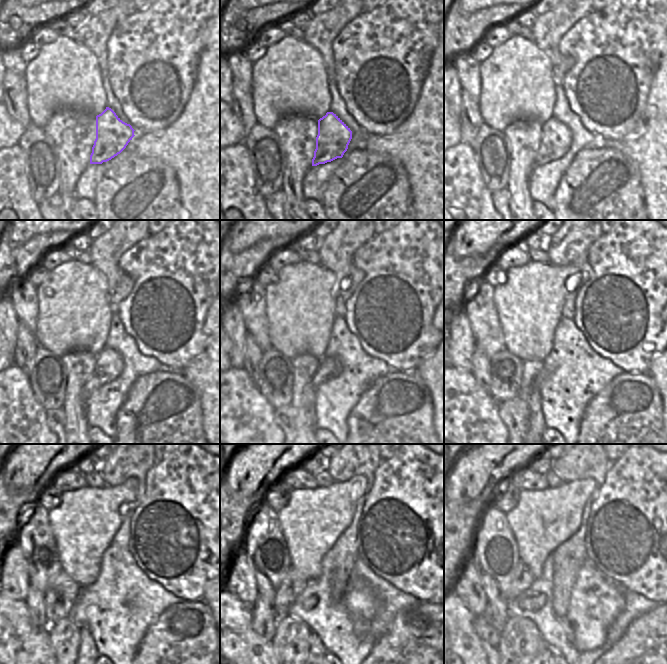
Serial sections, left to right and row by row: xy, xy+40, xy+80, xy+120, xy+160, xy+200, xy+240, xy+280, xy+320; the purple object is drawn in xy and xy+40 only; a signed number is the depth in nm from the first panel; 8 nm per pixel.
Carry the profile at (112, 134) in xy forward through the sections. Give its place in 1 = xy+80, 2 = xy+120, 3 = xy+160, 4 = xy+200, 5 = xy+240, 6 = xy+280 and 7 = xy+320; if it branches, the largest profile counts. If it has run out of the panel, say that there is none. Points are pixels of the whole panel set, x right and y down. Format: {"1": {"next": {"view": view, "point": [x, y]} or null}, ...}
{"1": {"next": {"view": "xy+80", "point": [556, 139]}}, "2": {"next": {"view": "xy+120", "point": [109, 364]}}, "3": {"next": {"view": "xy+160", "point": [328, 368]}}, "4": {"next": {"view": "xy+200", "point": [536, 423]}}, "5": {"next": {"view": "xy+240", "point": [87, 647]}}, "6": {"next": {"view": "xy+280", "point": [316, 647]}}, "7": {"next": {"view": "xy+320", "point": [547, 647]}}}

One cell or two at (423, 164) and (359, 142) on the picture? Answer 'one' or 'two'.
two

